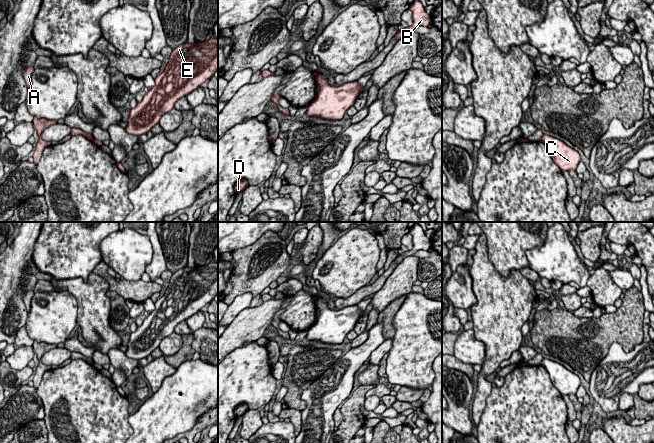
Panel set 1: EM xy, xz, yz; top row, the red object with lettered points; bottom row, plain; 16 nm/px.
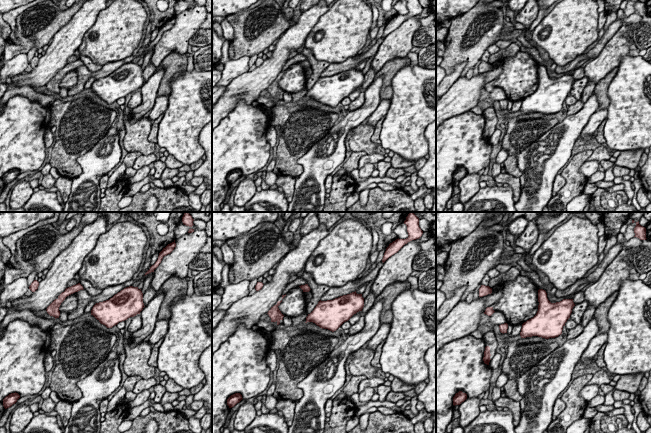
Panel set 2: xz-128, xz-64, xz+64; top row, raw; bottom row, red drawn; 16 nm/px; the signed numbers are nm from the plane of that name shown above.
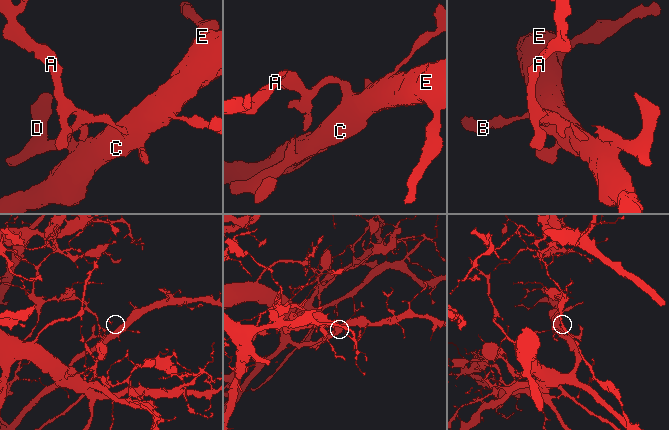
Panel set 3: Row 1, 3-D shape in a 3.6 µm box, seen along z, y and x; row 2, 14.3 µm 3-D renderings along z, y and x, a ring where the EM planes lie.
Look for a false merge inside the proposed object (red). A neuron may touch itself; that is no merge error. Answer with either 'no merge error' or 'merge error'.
merge error

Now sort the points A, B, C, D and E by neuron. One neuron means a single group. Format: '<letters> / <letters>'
A / B C D E

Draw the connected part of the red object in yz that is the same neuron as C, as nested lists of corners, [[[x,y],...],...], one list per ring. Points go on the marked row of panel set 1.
[[[543,134],[539,141],[549,149],[552,160],[561,171],[576,171],[581,161],[581,156],[576,150],[566,145],[563,141],[547,134]]]

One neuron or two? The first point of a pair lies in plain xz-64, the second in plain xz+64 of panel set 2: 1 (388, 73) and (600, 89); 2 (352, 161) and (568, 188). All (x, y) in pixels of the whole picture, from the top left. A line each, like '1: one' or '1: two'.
1: one
2: one

